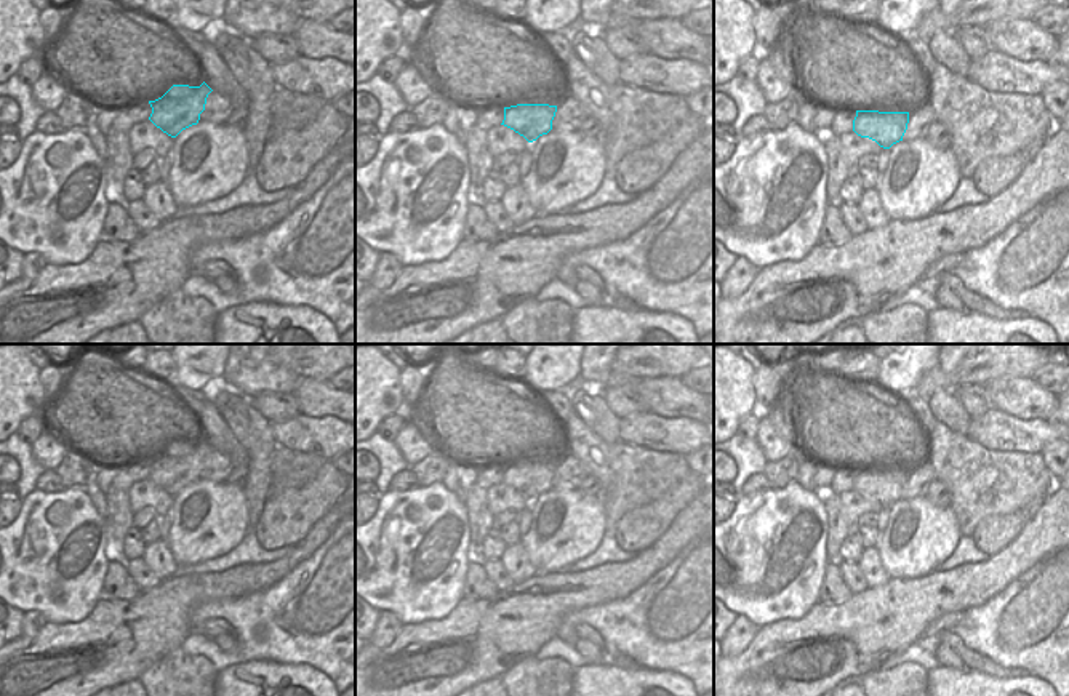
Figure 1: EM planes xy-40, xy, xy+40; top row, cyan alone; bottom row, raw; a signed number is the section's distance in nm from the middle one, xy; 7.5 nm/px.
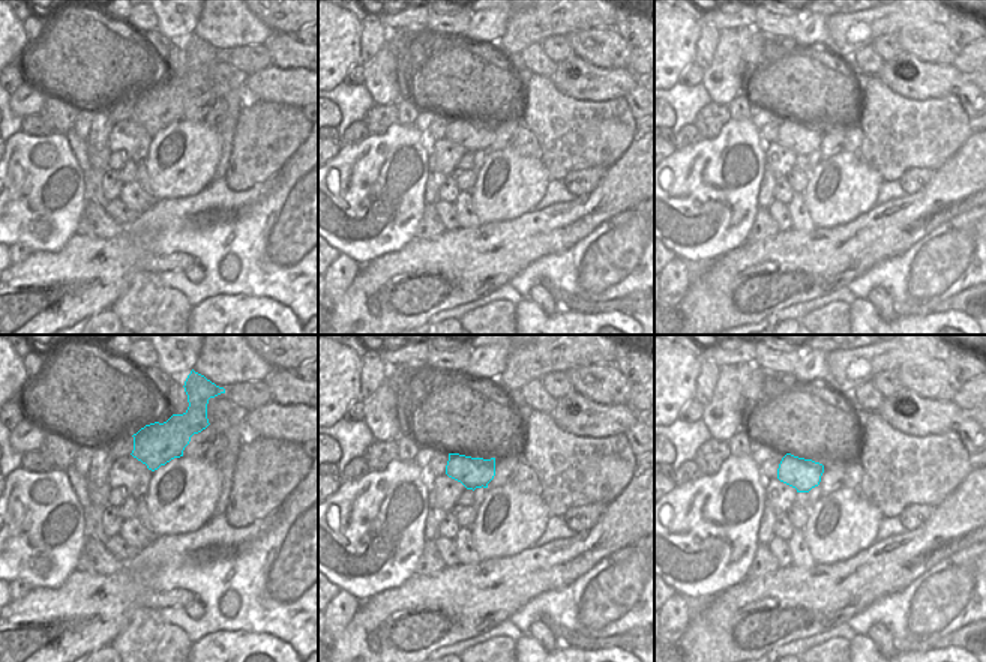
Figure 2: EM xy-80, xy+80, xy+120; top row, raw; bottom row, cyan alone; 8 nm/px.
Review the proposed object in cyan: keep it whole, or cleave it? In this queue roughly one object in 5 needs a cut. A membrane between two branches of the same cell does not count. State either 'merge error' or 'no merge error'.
no merge error

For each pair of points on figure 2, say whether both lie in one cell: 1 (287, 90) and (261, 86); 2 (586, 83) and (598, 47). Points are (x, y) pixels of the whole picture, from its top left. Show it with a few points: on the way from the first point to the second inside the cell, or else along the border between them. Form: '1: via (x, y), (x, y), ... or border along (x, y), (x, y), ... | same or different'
1: via (281, 86), (267, 86) | same
2: border along (575, 54), (598, 66), (626, 69) | different

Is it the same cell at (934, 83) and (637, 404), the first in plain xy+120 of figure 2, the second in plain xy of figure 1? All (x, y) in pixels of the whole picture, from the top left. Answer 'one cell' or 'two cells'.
two cells

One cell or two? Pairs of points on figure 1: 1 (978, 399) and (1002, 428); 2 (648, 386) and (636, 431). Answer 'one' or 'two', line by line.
1: two
2: two

